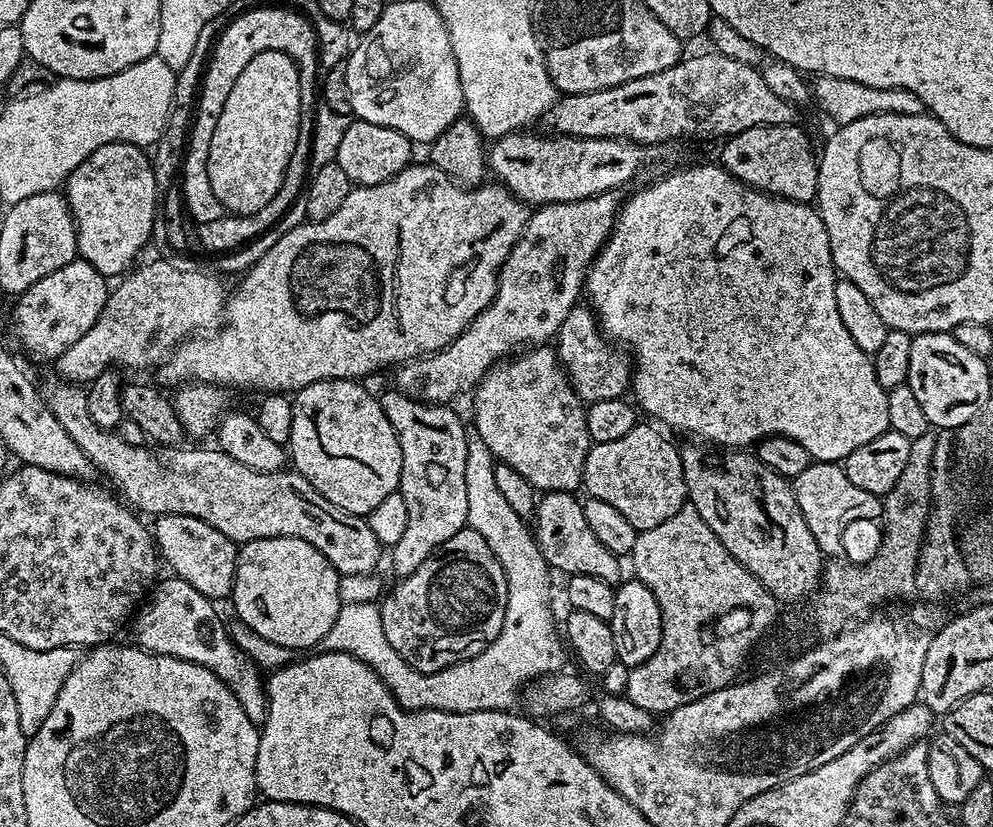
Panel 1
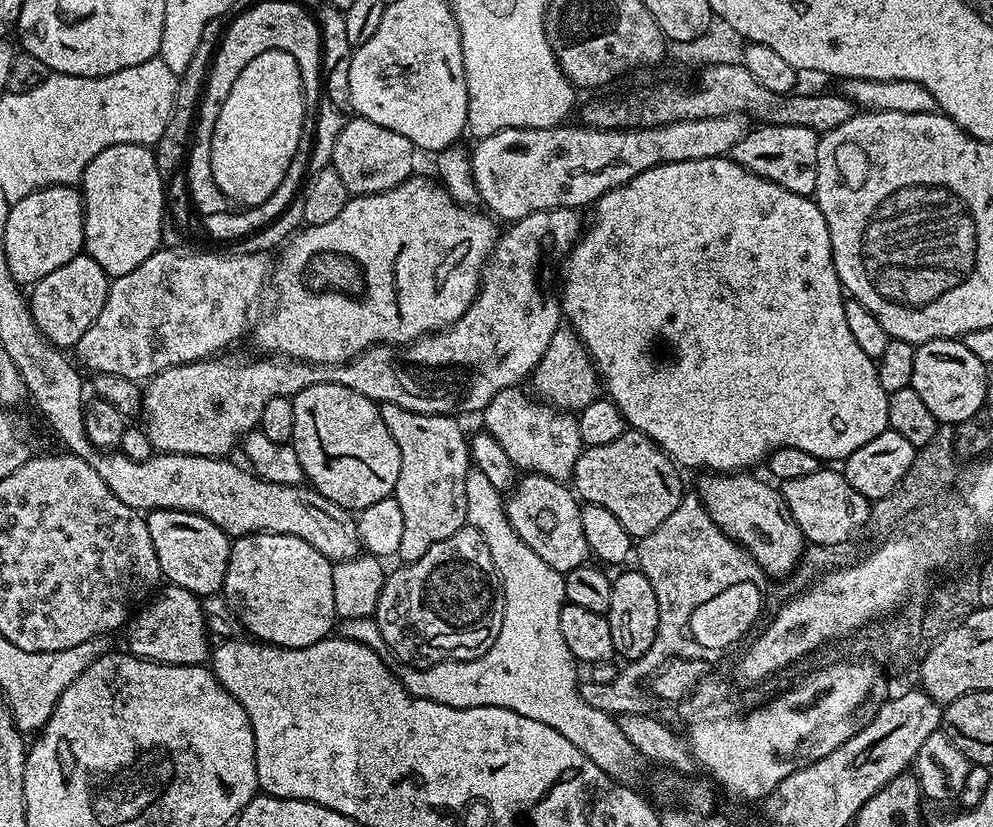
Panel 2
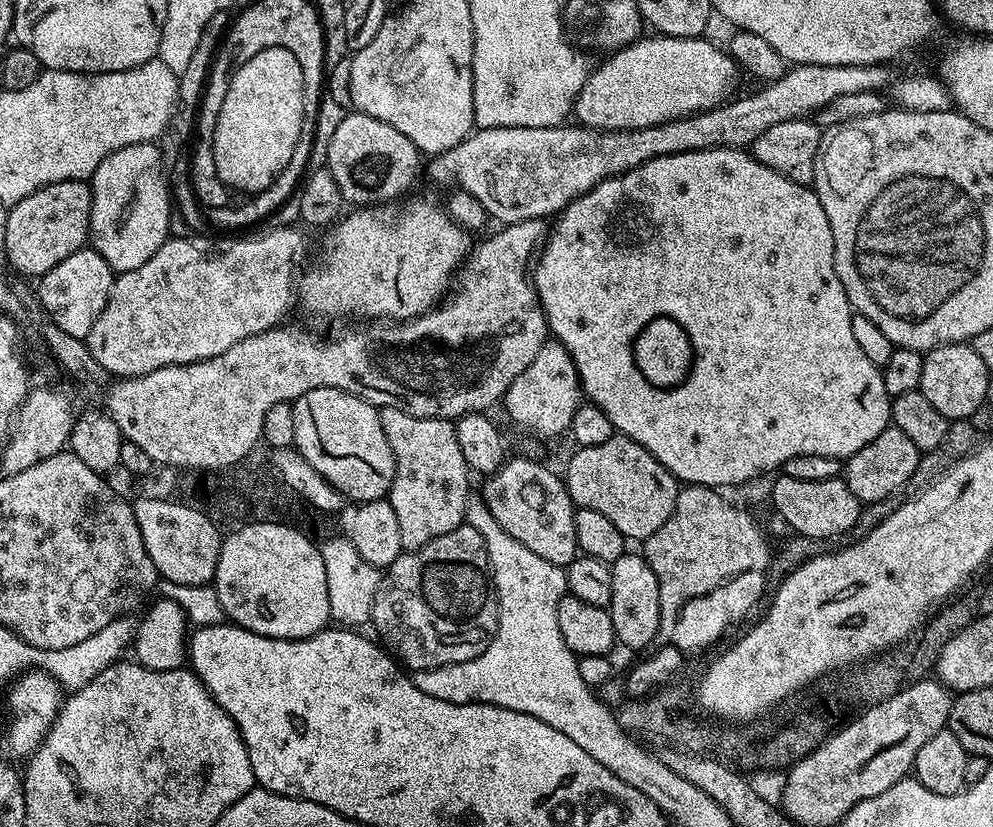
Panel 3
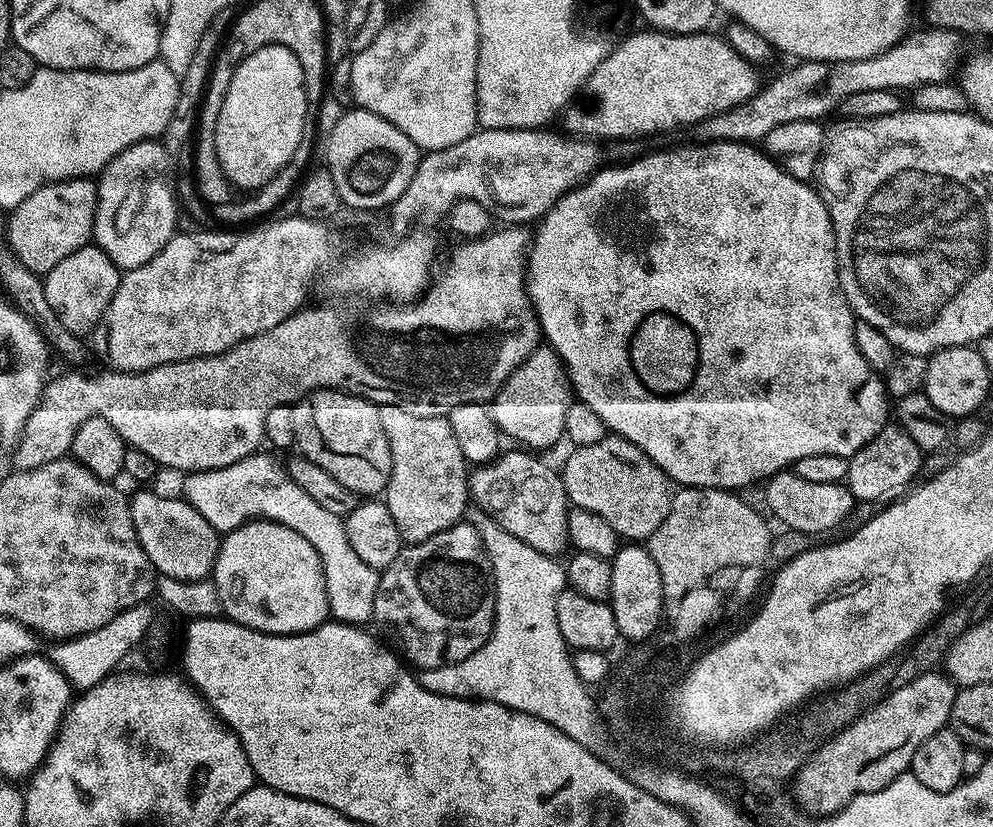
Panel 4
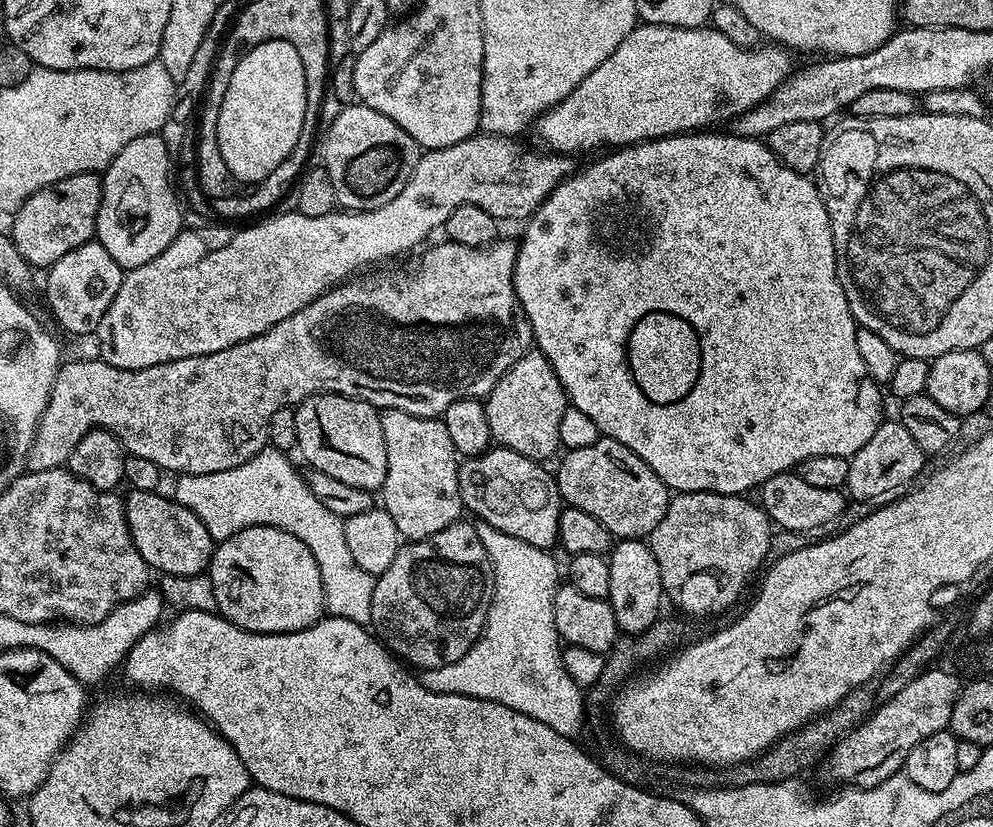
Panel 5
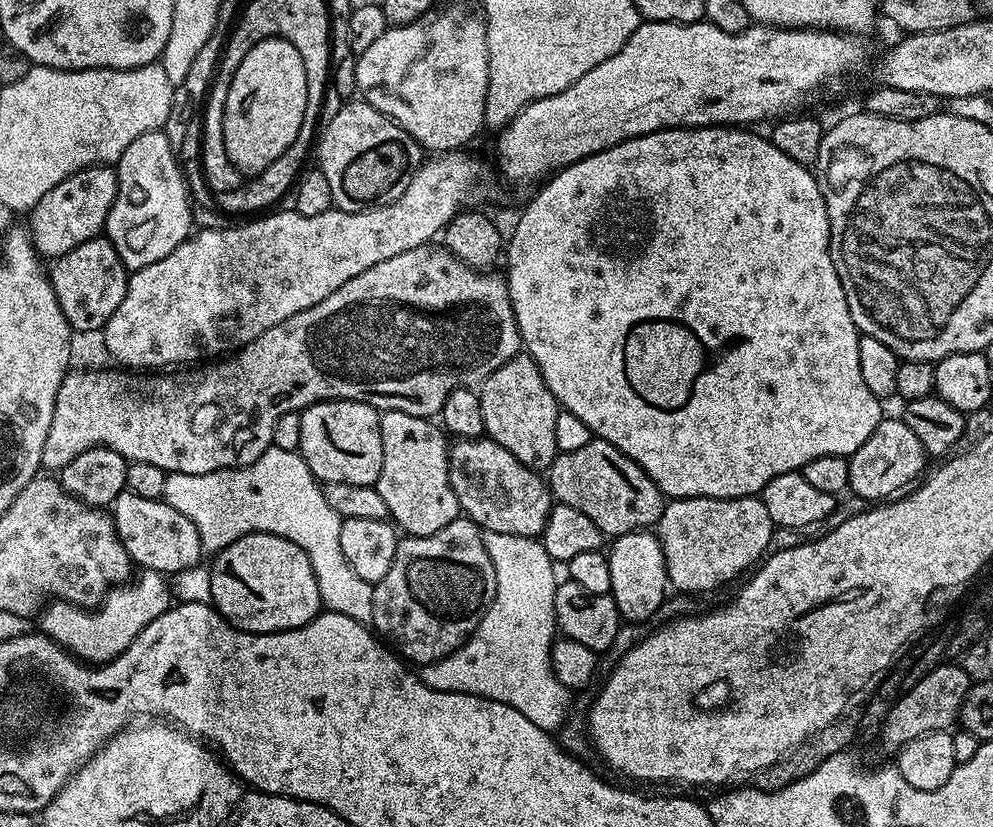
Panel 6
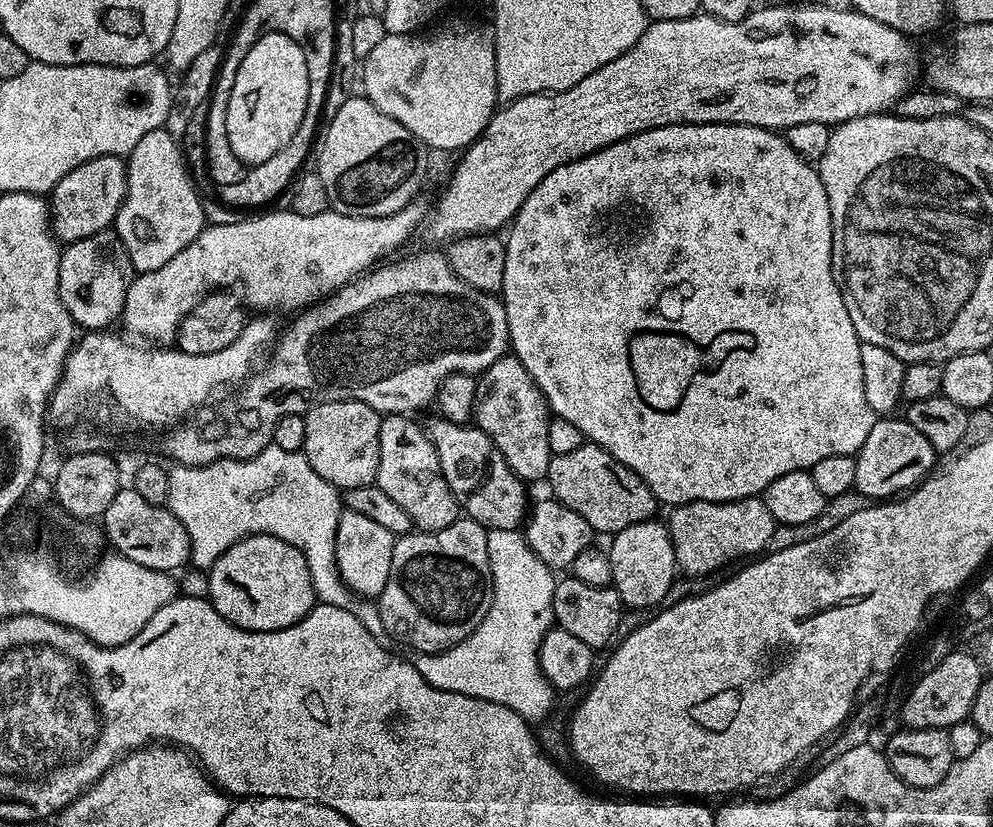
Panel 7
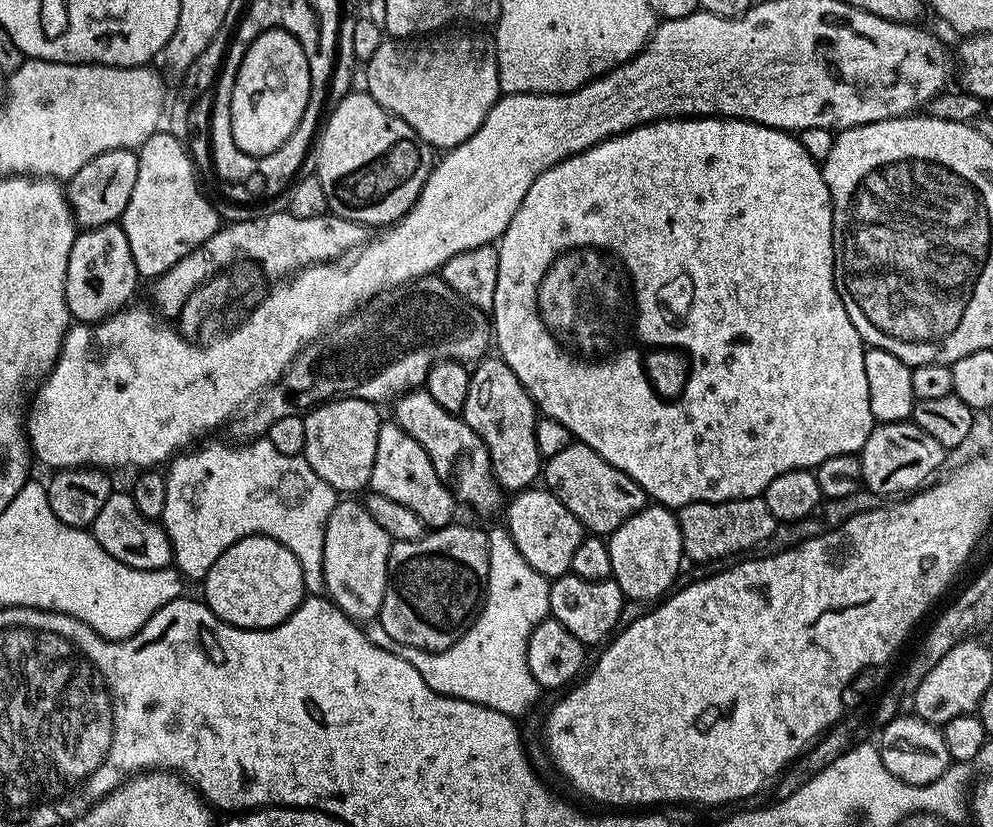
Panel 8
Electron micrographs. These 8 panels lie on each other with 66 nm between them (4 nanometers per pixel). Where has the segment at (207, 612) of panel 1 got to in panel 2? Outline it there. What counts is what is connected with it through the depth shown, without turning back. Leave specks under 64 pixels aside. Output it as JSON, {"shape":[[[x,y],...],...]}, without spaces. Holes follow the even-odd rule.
{"shape":[[[168,584],[163,588],[129,621],[129,653],[159,664],[203,665],[209,659],[212,644],[201,599],[184,587]]]}

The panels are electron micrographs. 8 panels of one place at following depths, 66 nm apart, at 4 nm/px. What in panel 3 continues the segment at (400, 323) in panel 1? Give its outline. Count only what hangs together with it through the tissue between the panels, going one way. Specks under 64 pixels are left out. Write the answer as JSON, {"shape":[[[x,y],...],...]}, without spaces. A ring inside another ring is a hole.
{"shape":[[[407,200],[403,201],[404,205],[385,202],[360,206],[331,225],[316,261],[305,272],[303,269],[299,277],[298,304],[316,316],[380,316],[376,318],[388,322],[412,320],[437,307],[449,291],[474,240],[448,217],[441,205],[439,208],[428,200]]]}

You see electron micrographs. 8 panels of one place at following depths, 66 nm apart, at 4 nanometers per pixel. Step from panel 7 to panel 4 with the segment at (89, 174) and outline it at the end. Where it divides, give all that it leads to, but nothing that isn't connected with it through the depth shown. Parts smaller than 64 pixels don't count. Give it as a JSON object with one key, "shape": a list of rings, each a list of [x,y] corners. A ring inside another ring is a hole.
{"shape":[[[92,178],[59,180],[34,190],[34,194],[26,198],[26,202],[18,202],[18,206],[7,213],[8,240],[6,244],[20,259],[22,266],[26,266],[31,272],[37,274],[47,274],[51,268],[58,266],[58,262],[62,262],[62,258],[70,258],[74,250],[89,247],[93,239],[92,231],[96,217],[96,186],[97,181]]]}

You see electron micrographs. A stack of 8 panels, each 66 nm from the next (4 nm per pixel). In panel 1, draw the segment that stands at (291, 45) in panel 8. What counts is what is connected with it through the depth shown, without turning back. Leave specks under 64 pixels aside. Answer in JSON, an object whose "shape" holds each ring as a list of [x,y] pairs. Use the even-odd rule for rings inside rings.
{"shape":[[[284,52],[258,54],[238,74],[208,147],[210,186],[225,213],[249,216],[278,193],[298,142],[299,84],[297,65]]]}

